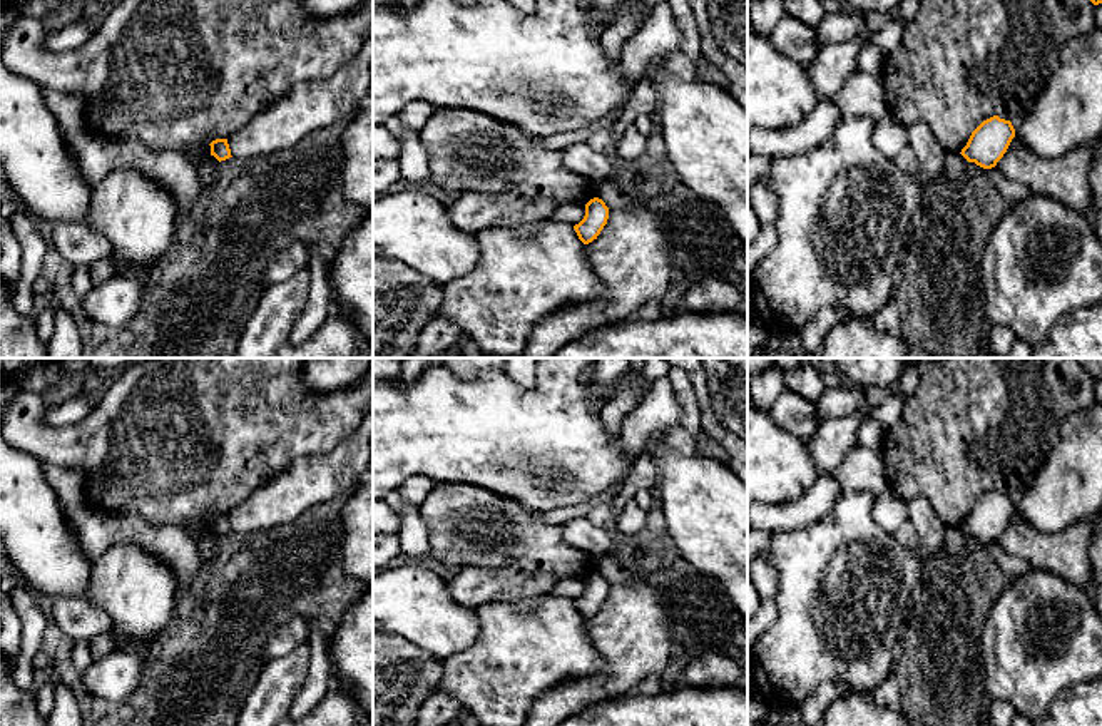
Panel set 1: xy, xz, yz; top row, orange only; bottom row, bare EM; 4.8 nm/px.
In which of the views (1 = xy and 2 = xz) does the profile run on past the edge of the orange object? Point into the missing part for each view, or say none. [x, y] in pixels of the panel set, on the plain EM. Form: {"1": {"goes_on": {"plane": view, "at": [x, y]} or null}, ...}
{"1": {"goes_on": null}, "2": {"goes_on": null}}

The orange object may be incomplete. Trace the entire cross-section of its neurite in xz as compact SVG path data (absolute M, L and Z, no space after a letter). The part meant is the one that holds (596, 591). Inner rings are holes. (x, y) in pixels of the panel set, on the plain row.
M594 572L585 579L585 591L579 599L574 601L574 604L579 614L584 619L589 619L594 614L597 614L597 611L607 599L607 594L609 594L609 582L602 574Z

